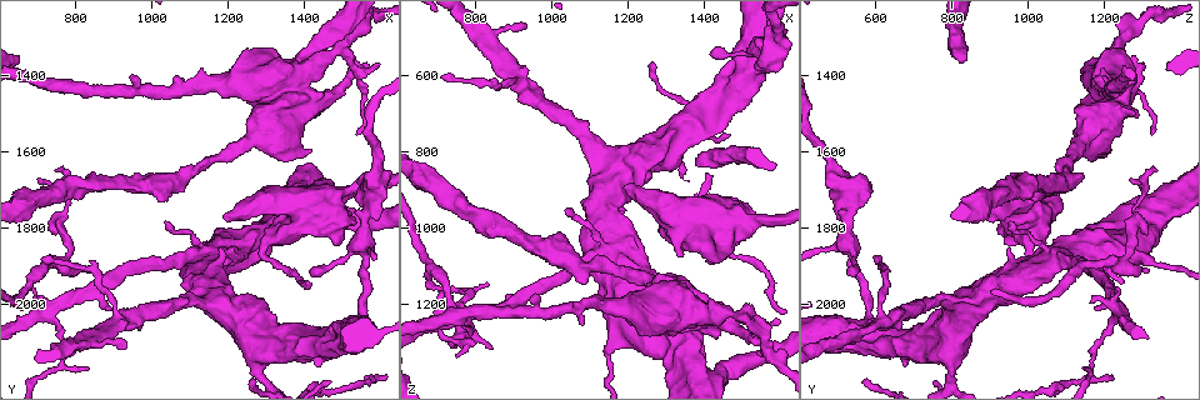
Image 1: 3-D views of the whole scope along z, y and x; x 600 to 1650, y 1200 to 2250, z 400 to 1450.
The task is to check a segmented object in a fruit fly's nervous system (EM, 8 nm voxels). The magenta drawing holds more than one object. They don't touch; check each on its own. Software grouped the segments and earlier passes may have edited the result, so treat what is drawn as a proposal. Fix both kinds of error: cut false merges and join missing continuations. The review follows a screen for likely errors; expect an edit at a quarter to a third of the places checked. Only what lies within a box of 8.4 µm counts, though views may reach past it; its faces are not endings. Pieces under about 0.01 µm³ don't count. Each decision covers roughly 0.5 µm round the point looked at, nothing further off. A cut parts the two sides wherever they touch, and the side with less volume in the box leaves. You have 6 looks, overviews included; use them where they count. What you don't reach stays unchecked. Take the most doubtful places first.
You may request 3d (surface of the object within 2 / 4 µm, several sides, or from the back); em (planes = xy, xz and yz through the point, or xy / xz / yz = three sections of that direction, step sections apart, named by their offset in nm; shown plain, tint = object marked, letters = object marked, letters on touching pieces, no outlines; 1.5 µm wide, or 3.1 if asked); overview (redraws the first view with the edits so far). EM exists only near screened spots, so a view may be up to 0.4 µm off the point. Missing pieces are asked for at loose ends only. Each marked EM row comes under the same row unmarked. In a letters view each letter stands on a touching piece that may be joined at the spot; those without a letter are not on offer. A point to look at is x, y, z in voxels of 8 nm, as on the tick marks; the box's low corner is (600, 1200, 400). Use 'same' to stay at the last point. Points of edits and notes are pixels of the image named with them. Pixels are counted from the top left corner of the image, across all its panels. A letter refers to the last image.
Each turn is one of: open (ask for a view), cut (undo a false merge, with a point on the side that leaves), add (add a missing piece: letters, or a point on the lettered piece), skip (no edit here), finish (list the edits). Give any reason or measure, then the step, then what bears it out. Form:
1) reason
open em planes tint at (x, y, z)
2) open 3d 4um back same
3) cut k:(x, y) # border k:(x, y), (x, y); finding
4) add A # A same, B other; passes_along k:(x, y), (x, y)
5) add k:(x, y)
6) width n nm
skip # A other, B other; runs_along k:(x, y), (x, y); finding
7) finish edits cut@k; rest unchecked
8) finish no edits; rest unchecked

thick end
open 3d 4um at (1195, 1780, 890)

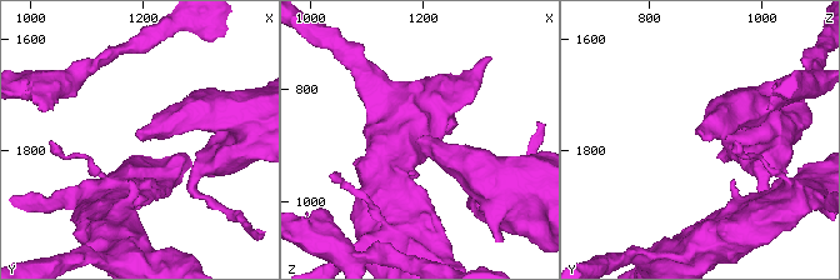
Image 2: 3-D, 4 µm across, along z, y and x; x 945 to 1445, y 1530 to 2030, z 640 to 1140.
need the tissue
open em planes letters at (1195, 1775, 895)

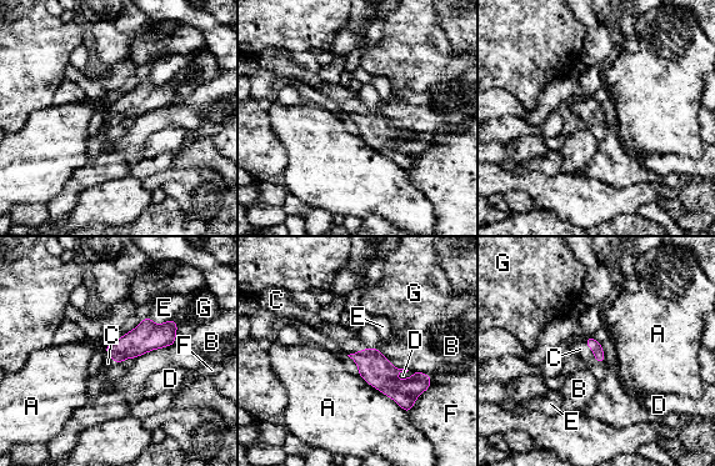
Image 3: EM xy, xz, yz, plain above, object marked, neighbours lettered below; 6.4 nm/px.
add C # A other, B other, C same, D other, E other, F other, G other; passes_along 3:(591, 342), (593, 351), (580, 349); the neuron continues

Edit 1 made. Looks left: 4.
open 3d 4um at (770, 1900, 1240)

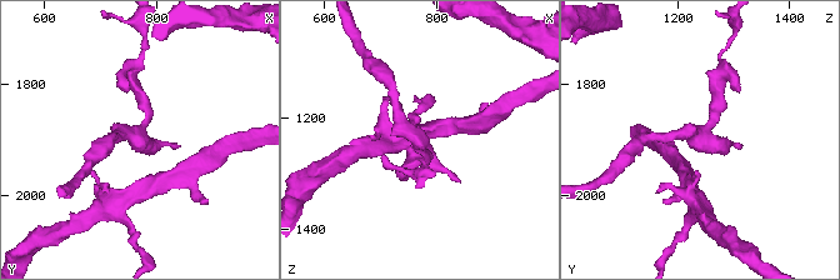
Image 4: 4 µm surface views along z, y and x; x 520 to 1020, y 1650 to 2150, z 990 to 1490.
need the tissue
open em planes letters at (760, 1900, 1235)

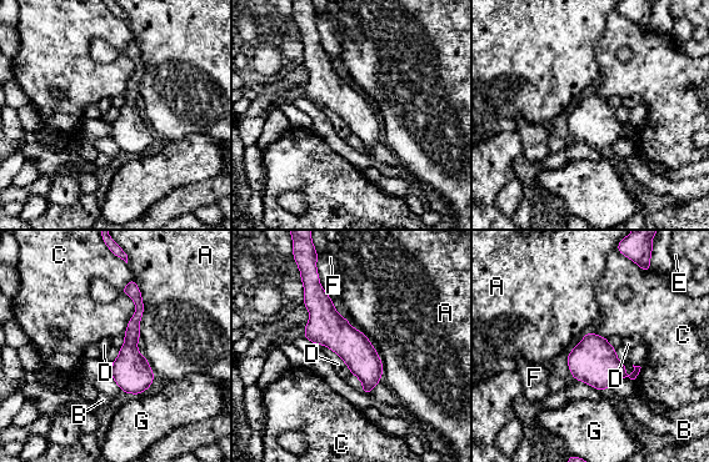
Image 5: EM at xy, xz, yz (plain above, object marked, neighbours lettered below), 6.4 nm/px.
skip # A other, B other, C other, D other, E other, F other, G other; border 5:(316, 344), (333, 350), (351, 372); all the same neuron

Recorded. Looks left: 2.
free end
open 3d 4um at (1375, 1360, 820)

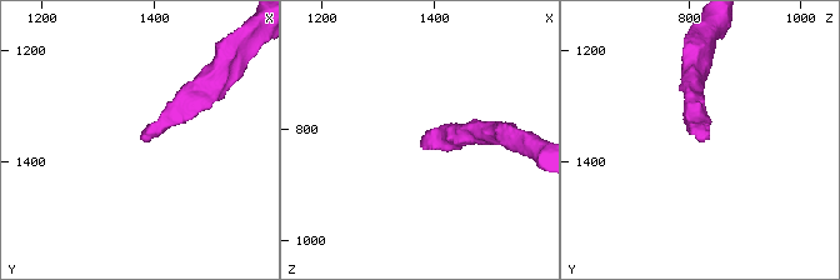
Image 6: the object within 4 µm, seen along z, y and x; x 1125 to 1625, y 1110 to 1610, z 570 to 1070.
now the EM
open em planes letters at (1380, 1360, 820)

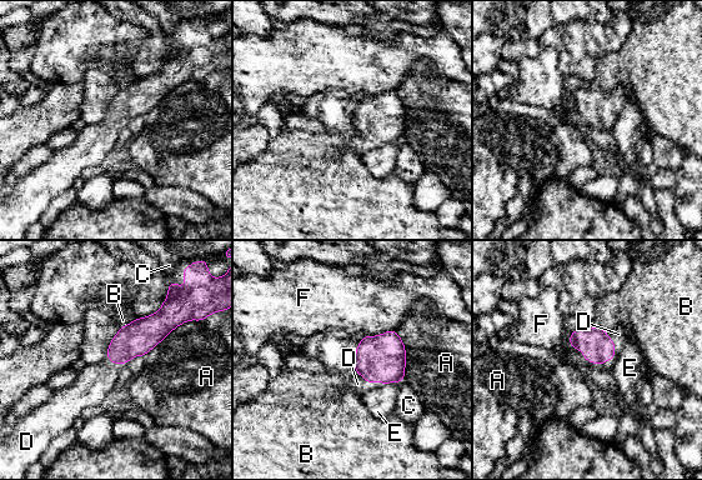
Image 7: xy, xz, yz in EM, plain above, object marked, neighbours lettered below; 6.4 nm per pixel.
longest_contact A 320 nm
add D # A other, B other, C other, D same, E other, F other; passes_along 7:(593, 343), (593, 361), (618, 334); the neuron continues

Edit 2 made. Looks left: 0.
finish edits add@3, add@7; rest unchecked

